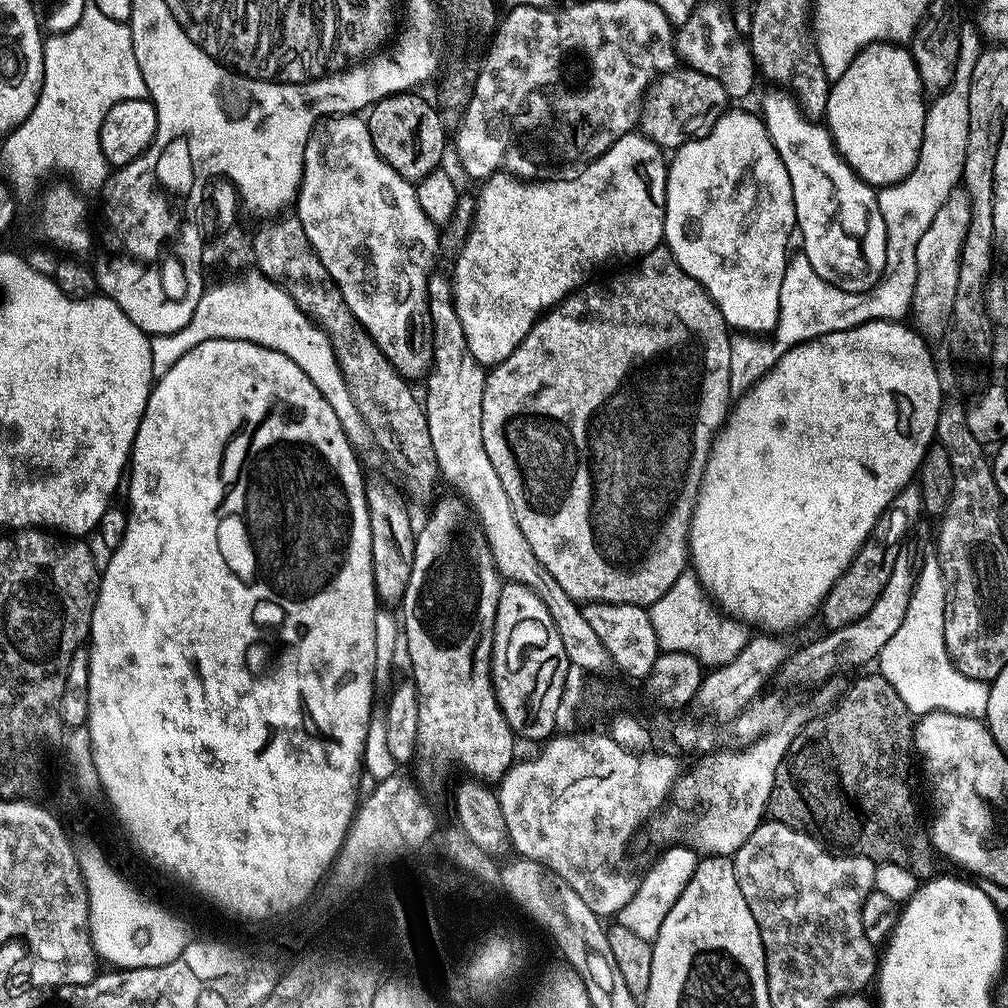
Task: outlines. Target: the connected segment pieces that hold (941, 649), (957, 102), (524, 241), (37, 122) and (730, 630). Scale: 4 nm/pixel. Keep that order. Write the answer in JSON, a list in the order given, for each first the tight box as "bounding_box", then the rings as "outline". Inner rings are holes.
[{"bounding_box":[878,554,990,718],"outline":[[[928,554],[916,573],[916,585],[910,594],[910,604],[906,606],[906,618],[902,618],[902,626],[898,626],[890,642],[882,646],[878,672],[890,682],[890,686],[894,686],[894,690],[898,690],[898,698],[906,702],[913,717],[922,717],[927,712],[950,712],[984,718],[988,715],[990,702],[989,685],[959,672],[946,650],[944,613],[947,601],[942,566],[935,555]]]},{"bounding_box":[730,23,982,398],"outline":[[[961,23],[954,76],[943,92],[935,93],[933,100],[936,101],[928,104],[916,165],[896,184],[883,185],[876,193],[878,210],[882,210],[882,218],[890,229],[884,273],[871,288],[865,288],[863,292],[847,292],[820,277],[818,270],[810,266],[810,258],[802,254],[789,255],[786,274],[782,278],[776,327],[767,338],[757,338],[752,334],[732,336],[730,390],[733,397],[740,398],[751,391],[780,361],[782,354],[802,342],[875,320],[903,321],[911,313],[914,286],[918,282],[918,242],[922,234],[926,234],[934,214],[938,214],[938,206],[946,202],[946,194],[958,186],[964,175],[966,138],[970,134],[970,78],[974,74],[974,62],[978,62],[982,51],[980,42],[982,35],[979,27],[975,23]]]},{"bounding_box":[450,130,668,370],"outline":[[[633,130],[619,136],[601,156],[583,165],[577,171],[580,173],[569,180],[540,178],[529,182],[501,170],[479,185],[470,238],[466,238],[462,254],[454,261],[456,269],[450,272],[458,322],[462,322],[466,346],[470,346],[470,354],[479,364],[491,370],[510,358],[542,313],[555,308],[568,293],[577,291],[595,264],[612,255],[639,258],[664,244],[668,166],[665,149]]]},{"bounding_box":[3,3,148,194],"outline":[[[85,3],[80,21],[84,24],[84,42],[72,38],[69,32],[52,34],[44,41],[44,81],[40,97],[30,114],[3,137],[4,160],[16,175],[15,183],[32,184],[47,172],[66,172],[73,183],[85,194],[99,193],[110,179],[110,165],[102,152],[100,131],[110,106],[127,100],[143,100],[148,95],[142,70],[138,70],[138,58],[134,50],[131,27],[125,22],[106,18],[98,6]]]},{"bounding_box":[648,570,750,669],"outline":[[[692,570],[683,572],[678,582],[674,582],[674,586],[670,586],[670,590],[666,590],[666,594],[658,598],[658,602],[650,605],[648,617],[654,626],[654,634],[660,643],[661,652],[686,652],[698,658],[701,664],[709,669],[720,668],[724,664],[734,662],[734,658],[742,654],[742,646],[746,646],[750,638],[749,625],[717,607],[703,581]]]}]

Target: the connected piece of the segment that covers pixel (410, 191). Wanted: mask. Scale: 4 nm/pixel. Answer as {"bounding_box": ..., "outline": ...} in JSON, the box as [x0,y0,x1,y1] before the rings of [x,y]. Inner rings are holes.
{"bounding_box":[294,114,440,378],"outline":[[[341,114],[327,117],[313,128],[304,151],[304,169],[300,179],[300,191],[297,192],[294,201],[294,214],[302,222],[302,230],[306,230],[306,238],[310,238],[310,246],[314,246],[318,258],[322,258],[322,266],[326,266],[326,270],[330,270],[330,278],[334,278],[338,290],[342,290],[342,298],[346,302],[346,306],[350,306],[350,314],[354,314],[356,321],[363,326],[369,338],[384,351],[386,358],[400,371],[401,376],[405,378],[423,377],[430,367],[430,340],[426,335],[428,278],[430,275],[428,267],[438,260],[440,237],[437,225],[432,224],[430,218],[426,218],[426,214],[422,214],[422,206],[418,206],[415,183],[398,174],[397,170],[388,165],[374,148],[368,133],[367,119],[356,114]]]}

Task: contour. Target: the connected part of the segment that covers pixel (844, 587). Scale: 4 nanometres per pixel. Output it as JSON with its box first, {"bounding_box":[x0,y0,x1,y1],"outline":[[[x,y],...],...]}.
{"bounding_box":[822,482,924,629],"outline":[[[913,482],[903,488],[886,506],[886,510],[874,522],[874,530],[866,538],[866,542],[858,550],[858,554],[850,562],[850,566],[834,582],[834,586],[826,594],[822,605],[822,615],[829,629],[850,626],[850,622],[858,622],[862,614],[870,614],[870,606],[878,602],[878,594],[882,594],[886,582],[890,582],[890,573],[894,571],[894,562],[902,555],[900,543],[908,532],[912,520],[921,519],[924,507],[919,483]]]}

